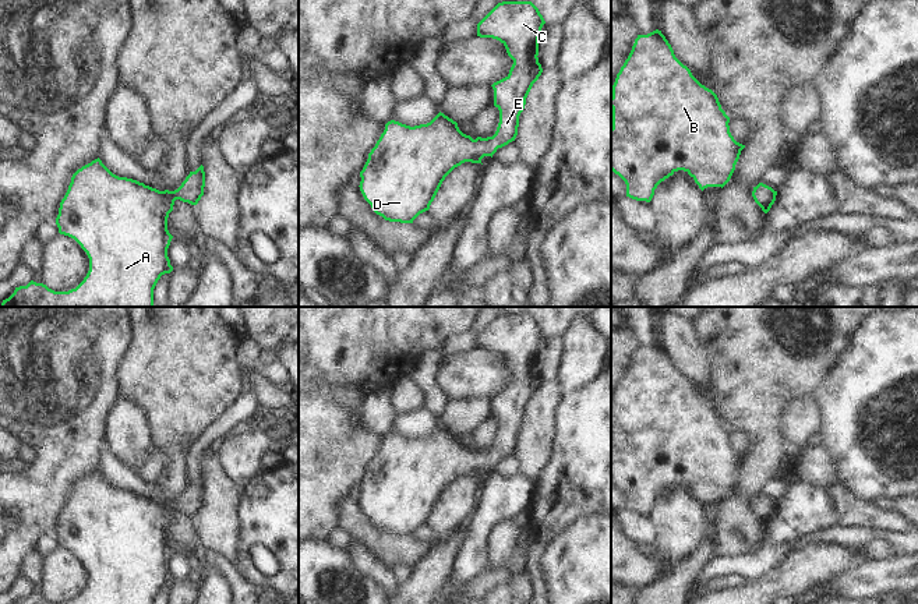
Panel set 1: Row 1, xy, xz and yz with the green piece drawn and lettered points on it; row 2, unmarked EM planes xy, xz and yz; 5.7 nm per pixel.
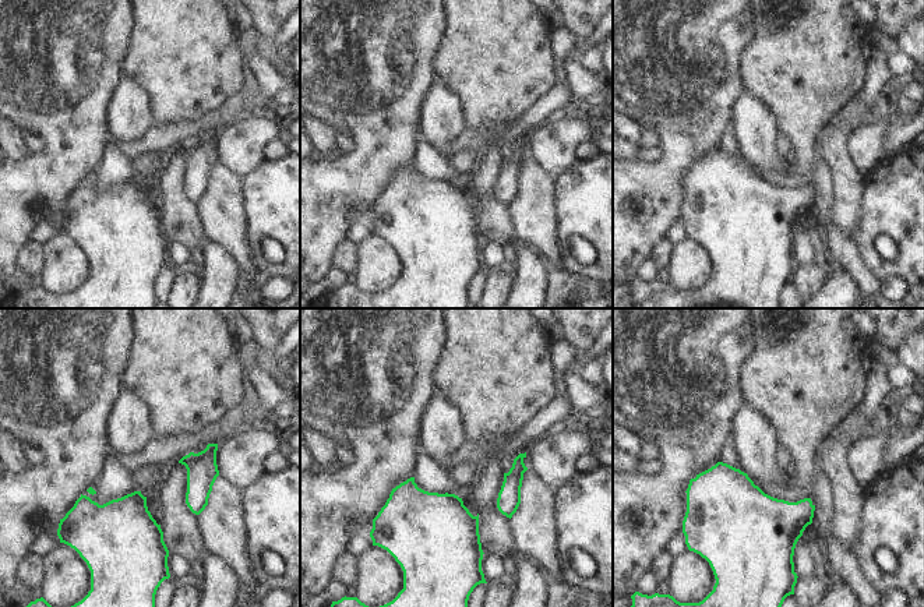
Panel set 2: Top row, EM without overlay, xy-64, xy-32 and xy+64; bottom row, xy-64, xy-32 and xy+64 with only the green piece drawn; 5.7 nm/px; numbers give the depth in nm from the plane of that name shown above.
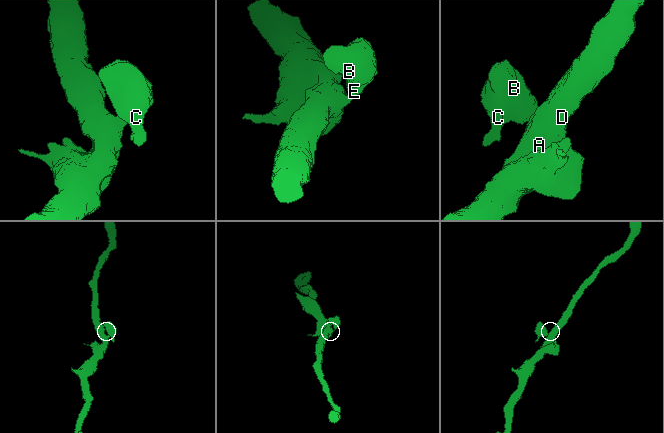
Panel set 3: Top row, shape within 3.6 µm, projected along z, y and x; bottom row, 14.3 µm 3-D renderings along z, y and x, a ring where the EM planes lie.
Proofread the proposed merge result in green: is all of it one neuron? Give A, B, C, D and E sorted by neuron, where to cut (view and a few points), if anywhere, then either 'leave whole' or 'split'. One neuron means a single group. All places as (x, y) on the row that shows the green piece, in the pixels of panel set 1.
groups A B C D E; cut none; leave whole

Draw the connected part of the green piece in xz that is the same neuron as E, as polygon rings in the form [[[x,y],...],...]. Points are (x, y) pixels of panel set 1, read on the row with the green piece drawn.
[[[532,1],[498,3],[479,24],[477,36],[499,40],[508,56],[513,60],[509,74],[494,82],[494,106],[499,110],[499,123],[492,137],[473,139],[463,134],[458,123],[438,113],[430,123],[406,126],[391,120],[368,153],[360,172],[360,191],[373,211],[389,222],[413,223],[423,212],[430,209],[442,181],[465,162],[481,163],[484,156],[491,156],[498,148],[515,141],[519,116],[525,109],[526,98],[543,73],[539,63],[539,36],[545,24],[539,8]]]

